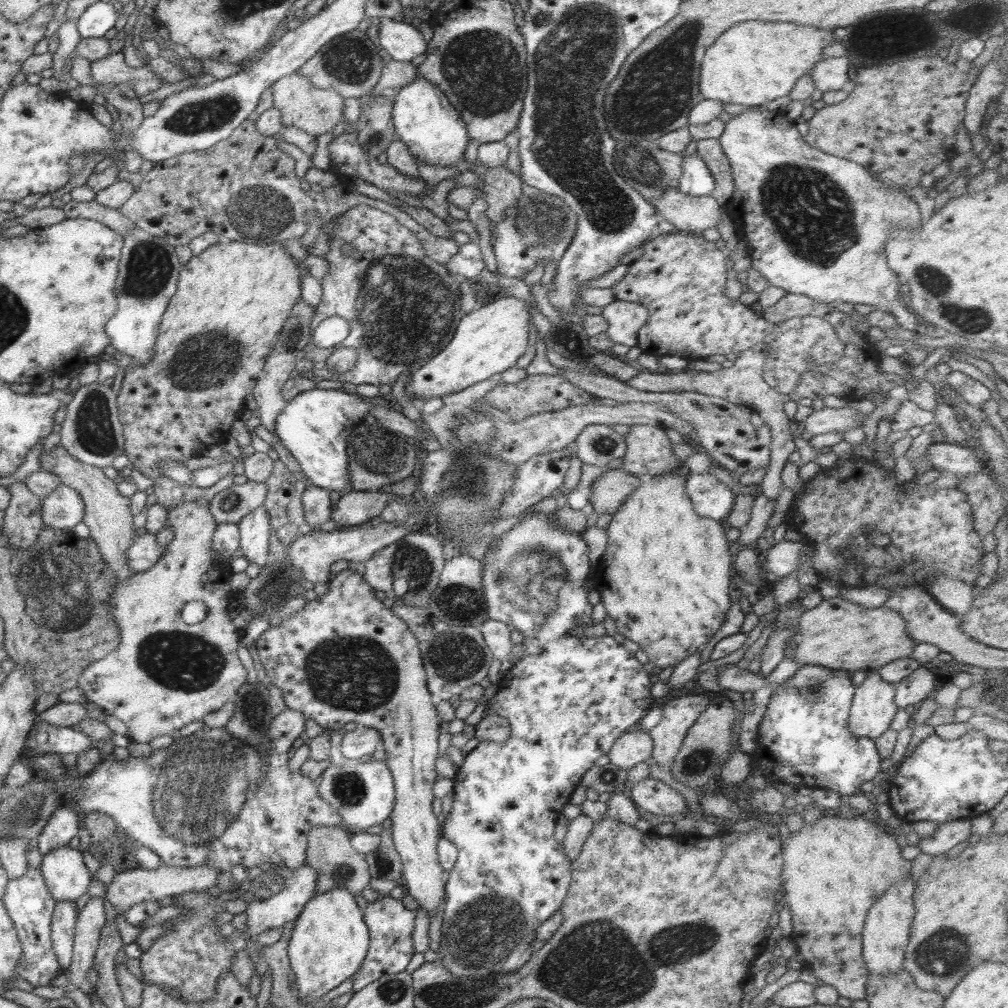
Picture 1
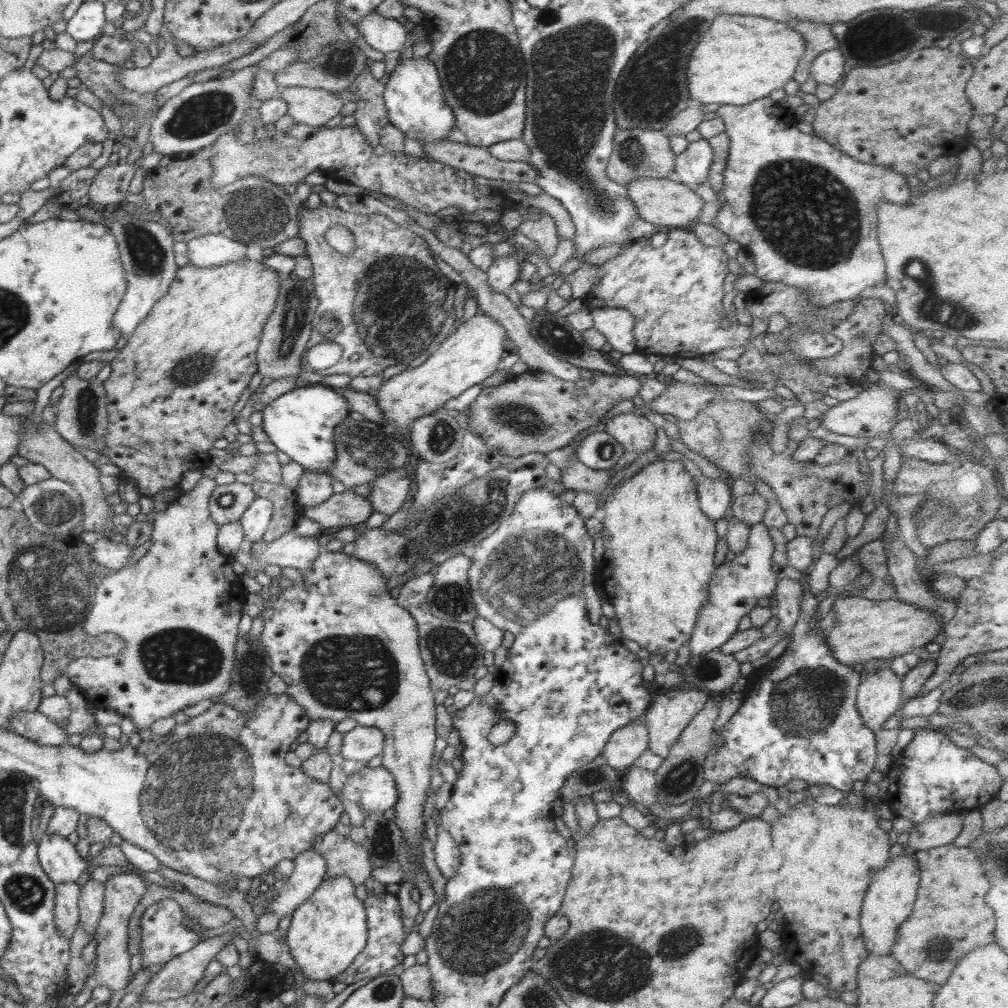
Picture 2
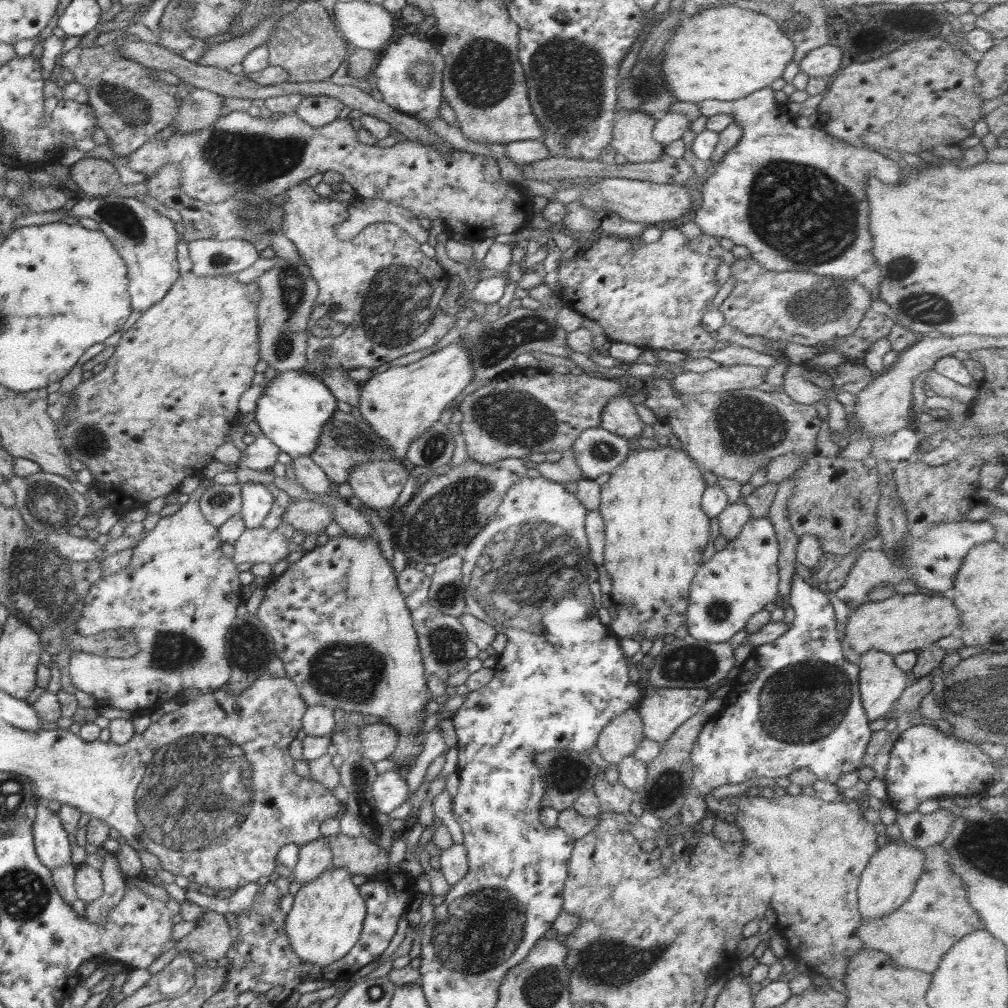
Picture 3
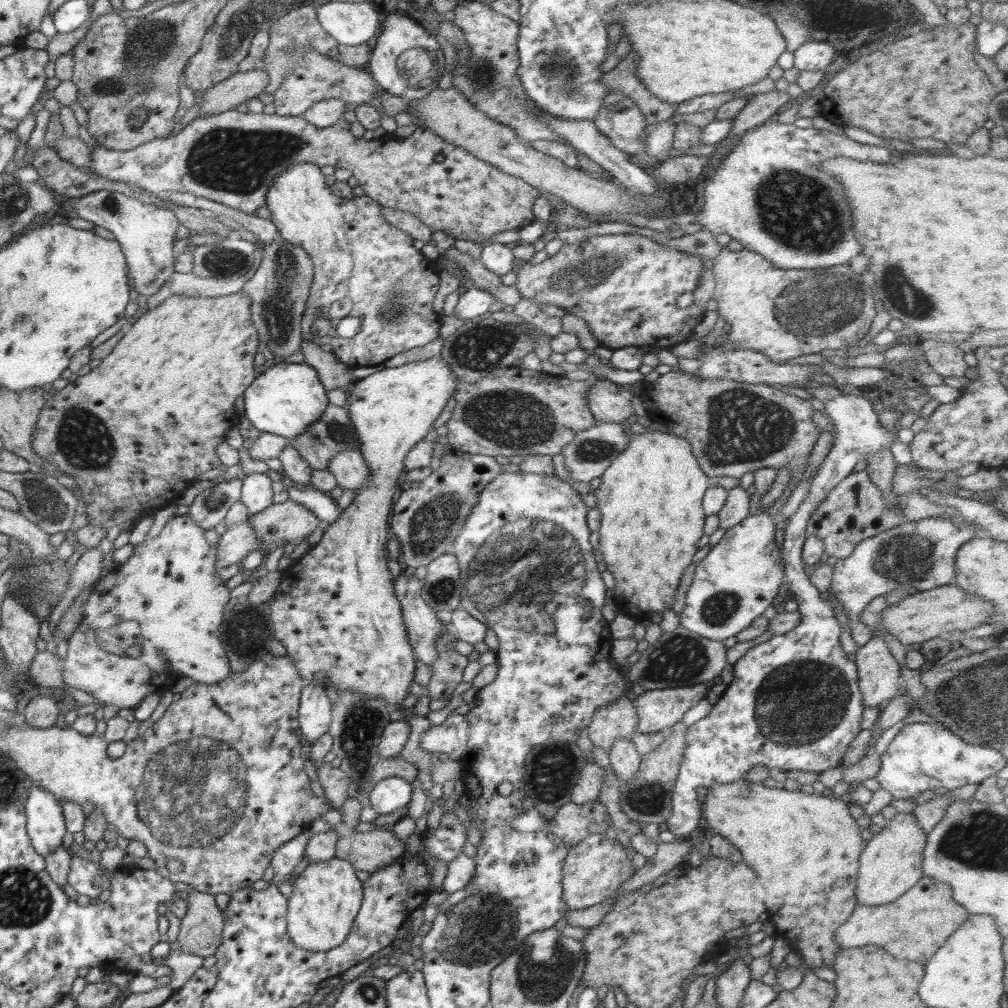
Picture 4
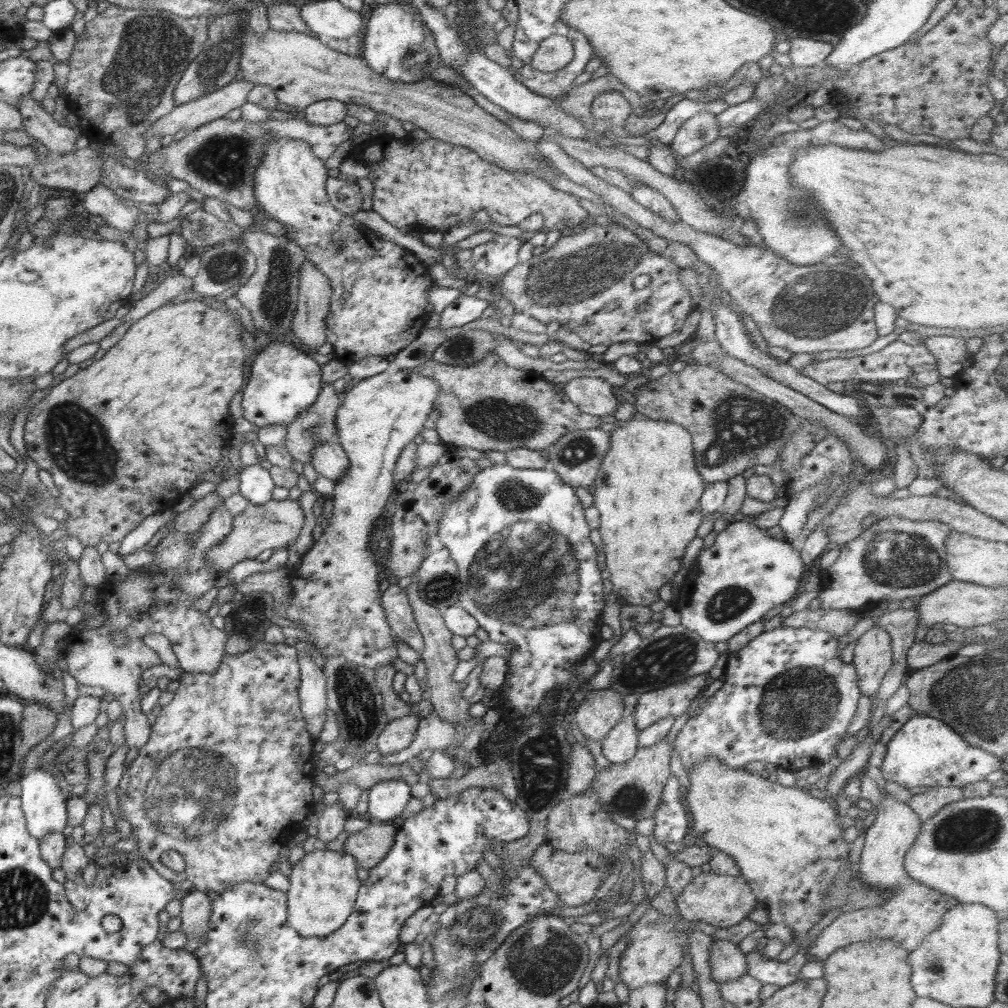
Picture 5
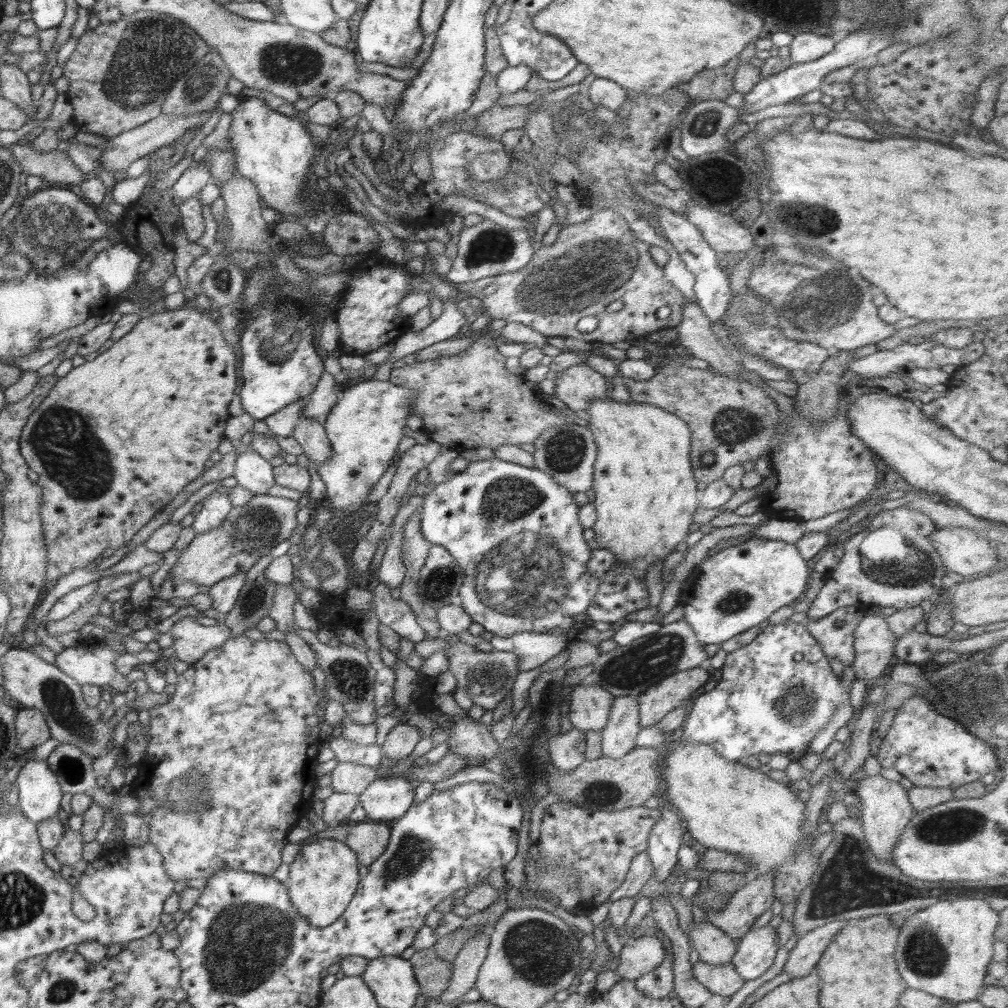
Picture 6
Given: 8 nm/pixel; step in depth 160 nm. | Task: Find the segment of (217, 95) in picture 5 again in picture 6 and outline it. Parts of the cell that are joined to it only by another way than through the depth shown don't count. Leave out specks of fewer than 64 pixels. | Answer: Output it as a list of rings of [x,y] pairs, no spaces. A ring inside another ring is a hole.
[[[205,110],[200,114],[192,116],[183,116],[183,114],[164,114],[161,113],[156,118],[133,128],[125,130],[116,136],[110,137],[105,144],[102,145],[101,166],[106,170],[126,170],[134,160],[146,157],[148,154],[157,151],[162,145],[170,145],[179,139],[188,128],[196,128],[202,126],[210,118],[213,110]]]

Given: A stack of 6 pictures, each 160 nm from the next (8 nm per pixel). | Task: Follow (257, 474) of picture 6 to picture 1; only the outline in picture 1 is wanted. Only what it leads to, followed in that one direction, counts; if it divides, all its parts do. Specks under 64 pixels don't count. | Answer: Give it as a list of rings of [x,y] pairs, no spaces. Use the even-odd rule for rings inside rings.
[[[264,505],[256,507],[239,522],[239,548],[249,563],[264,567],[272,557],[268,550],[271,524]]]

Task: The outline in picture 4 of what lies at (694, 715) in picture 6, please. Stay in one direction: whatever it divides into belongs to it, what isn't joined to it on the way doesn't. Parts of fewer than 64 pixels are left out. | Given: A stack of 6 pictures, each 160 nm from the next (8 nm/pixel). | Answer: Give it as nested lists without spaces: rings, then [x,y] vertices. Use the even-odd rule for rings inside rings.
[[[842,394],[837,397],[832,397],[828,400],[824,400],[824,410],[828,414],[829,422],[833,424],[833,434],[834,441],[832,442],[831,449],[825,457],[822,457],[823,462],[819,465],[817,473],[813,476],[811,480],[808,494],[806,498],[802,501],[802,504],[798,507],[798,510],[789,517],[787,520],[787,525],[784,529],[784,540],[782,540],[782,559],[784,568],[785,580],[790,582],[790,591],[794,595],[794,599],[798,602],[798,612],[801,614],[801,621],[791,630],[779,635],[772,635],[765,643],[760,643],[758,645],[752,646],[748,651],[741,657],[738,658],[737,662],[733,664],[733,680],[727,685],[726,690],[723,695],[717,700],[713,705],[710,712],[704,716],[704,718],[698,720],[691,726],[687,727],[685,732],[686,740],[684,741],[684,757],[681,766],[680,774],[676,784],[674,784],[674,794],[672,794],[672,812],[669,814],[668,820],[664,824],[664,827],[672,832],[676,837],[684,838],[687,834],[694,831],[698,826],[700,819],[702,818],[702,804],[698,799],[697,788],[704,787],[705,789],[710,788],[712,784],[728,784],[728,782],[736,782],[740,779],[744,779],[746,774],[755,766],[762,765],[770,769],[778,769],[779,771],[789,772],[789,771],[801,771],[803,773],[815,772],[818,775],[825,771],[832,770],[842,764],[842,758],[846,756],[847,746],[854,740],[854,737],[860,732],[861,720],[863,715],[863,708],[865,704],[863,703],[863,696],[861,695],[858,677],[857,677],[857,666],[856,663],[846,657],[846,653],[840,644],[840,634],[841,627],[836,620],[835,612],[831,606],[830,601],[824,602],[820,599],[820,591],[816,589],[814,584],[808,579],[810,575],[810,570],[803,564],[803,558],[801,557],[803,551],[804,541],[807,539],[807,522],[810,515],[816,510],[819,502],[823,500],[825,494],[830,492],[830,489],[834,488],[843,478],[846,478],[851,472],[854,466],[860,462],[861,459],[865,458],[866,455],[871,455],[880,449],[889,449],[893,441],[898,437],[898,431],[896,434],[891,434],[890,431],[884,428],[879,422],[879,416],[874,411],[874,407],[870,402],[868,402],[864,397],[859,397],[858,395]]]

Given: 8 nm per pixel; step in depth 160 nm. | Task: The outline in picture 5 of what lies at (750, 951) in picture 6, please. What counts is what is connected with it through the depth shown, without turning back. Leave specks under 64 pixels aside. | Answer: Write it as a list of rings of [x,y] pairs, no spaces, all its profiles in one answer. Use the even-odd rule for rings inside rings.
[[[755,949],[745,955],[747,973],[764,984],[776,984],[779,987],[788,986],[799,978],[799,970],[808,960],[790,960],[788,964],[780,964],[778,959],[765,957]]]

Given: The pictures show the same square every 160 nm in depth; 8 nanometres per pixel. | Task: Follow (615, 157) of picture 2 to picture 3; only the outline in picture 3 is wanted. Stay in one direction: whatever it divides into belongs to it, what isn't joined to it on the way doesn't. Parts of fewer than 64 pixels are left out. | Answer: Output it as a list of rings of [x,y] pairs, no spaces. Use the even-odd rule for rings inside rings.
[[[619,108],[616,119],[610,141],[616,154],[622,154],[630,163],[652,162],[664,154],[664,145],[653,139],[655,118]]]

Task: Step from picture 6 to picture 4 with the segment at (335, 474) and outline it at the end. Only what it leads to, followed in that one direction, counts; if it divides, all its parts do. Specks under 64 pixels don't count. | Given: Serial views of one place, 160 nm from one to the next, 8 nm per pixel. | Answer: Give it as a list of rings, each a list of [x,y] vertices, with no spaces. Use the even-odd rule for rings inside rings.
[[[437,355],[435,358],[423,362],[412,362],[411,364],[404,364],[404,366],[400,366],[399,368],[385,368],[366,376],[366,378],[355,380],[352,383],[352,387],[347,394],[346,410],[350,414],[350,421],[352,421],[352,425],[354,425],[354,429],[356,430],[357,440],[359,441],[359,451],[362,453],[372,473],[372,477],[369,478],[369,483],[366,483],[362,488],[355,491],[355,497],[351,500],[351,503],[347,508],[343,507],[343,511],[337,521],[329,524],[328,529],[323,532],[320,542],[314,547],[308,548],[301,558],[298,558],[291,567],[282,572],[281,584],[278,585],[276,594],[273,596],[272,601],[269,602],[271,611],[268,618],[270,619],[274,636],[286,647],[287,655],[290,657],[292,664],[298,669],[298,674],[301,676],[304,685],[314,683],[326,690],[325,684],[330,682],[332,686],[337,688],[337,692],[352,691],[369,699],[382,699],[392,709],[395,704],[399,704],[402,707],[402,701],[410,694],[408,688],[415,680],[414,673],[417,660],[408,642],[401,606],[399,600],[395,597],[395,584],[394,581],[392,581],[394,578],[392,578],[387,566],[388,541],[386,538],[388,538],[388,536],[386,534],[388,534],[389,516],[393,508],[393,501],[400,489],[400,479],[405,473],[404,459],[408,452],[410,452],[410,449],[428,435],[434,422],[440,417],[442,410],[444,410],[447,403],[452,400],[451,396],[457,387],[457,382],[458,378],[452,372],[452,369],[448,367],[448,363],[444,362],[442,356]]]

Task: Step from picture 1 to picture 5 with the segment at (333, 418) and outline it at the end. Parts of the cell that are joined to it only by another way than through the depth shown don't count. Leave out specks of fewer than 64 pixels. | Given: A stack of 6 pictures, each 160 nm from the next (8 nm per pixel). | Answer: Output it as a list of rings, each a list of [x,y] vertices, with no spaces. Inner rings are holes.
[[[270,340],[250,364],[250,378],[242,390],[243,418],[256,428],[270,424],[288,426],[302,410],[316,402],[322,383],[321,368],[309,355],[295,348],[288,340]]]

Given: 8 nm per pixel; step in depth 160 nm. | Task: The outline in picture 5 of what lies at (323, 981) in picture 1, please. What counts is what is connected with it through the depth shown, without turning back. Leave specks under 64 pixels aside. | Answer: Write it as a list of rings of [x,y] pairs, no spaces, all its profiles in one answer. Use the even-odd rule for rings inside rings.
[[[331,849],[313,850],[293,867],[287,892],[287,925],[302,937],[325,937],[337,931],[354,912],[361,881],[351,854]]]

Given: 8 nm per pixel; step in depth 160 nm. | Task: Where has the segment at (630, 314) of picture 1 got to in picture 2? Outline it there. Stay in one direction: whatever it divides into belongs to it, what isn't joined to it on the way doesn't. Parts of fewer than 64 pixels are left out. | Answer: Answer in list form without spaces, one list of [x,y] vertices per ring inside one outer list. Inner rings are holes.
[[[605,307],[591,312],[594,328],[605,336],[612,351],[623,355],[637,352],[634,339],[634,315],[622,308]]]

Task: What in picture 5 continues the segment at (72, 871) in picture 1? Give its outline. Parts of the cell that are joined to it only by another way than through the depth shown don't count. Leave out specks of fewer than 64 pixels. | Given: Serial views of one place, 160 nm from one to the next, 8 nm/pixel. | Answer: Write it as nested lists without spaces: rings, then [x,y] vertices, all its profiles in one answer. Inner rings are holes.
[[[35,770],[25,774],[20,780],[22,811],[30,836],[40,841],[48,834],[62,833],[67,826],[67,799],[61,792],[62,784],[56,776],[45,770]]]

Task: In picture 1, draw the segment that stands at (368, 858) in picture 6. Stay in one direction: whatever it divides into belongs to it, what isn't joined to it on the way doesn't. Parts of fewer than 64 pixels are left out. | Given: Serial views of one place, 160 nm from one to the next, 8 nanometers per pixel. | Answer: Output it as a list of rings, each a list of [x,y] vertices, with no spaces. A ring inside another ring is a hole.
[[[341,825],[316,826],[308,832],[306,863],[317,874],[317,887],[312,898],[338,887],[346,887],[350,894],[358,895],[369,885],[372,876],[367,866],[367,860],[361,852],[351,846],[350,842],[350,832]]]

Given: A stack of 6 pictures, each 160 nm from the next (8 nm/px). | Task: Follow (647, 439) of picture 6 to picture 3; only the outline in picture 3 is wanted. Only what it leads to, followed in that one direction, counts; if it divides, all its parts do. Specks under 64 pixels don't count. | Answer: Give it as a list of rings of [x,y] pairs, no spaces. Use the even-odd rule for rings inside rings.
[[[662,441],[662,445],[655,449],[642,449],[628,455],[620,464],[616,474],[614,474],[606,483],[601,485],[600,502],[598,511],[602,515],[605,524],[605,547],[604,565],[608,574],[612,578],[611,595],[612,604],[616,606],[619,613],[616,618],[612,619],[608,626],[611,631],[618,636],[618,638],[628,637],[632,638],[633,634],[640,634],[643,638],[653,640],[655,638],[664,638],[666,634],[673,634],[678,630],[686,620],[686,611],[689,603],[689,590],[696,576],[698,570],[704,564],[702,560],[702,553],[706,544],[710,540],[710,517],[702,510],[701,500],[703,492],[707,487],[702,478],[702,469],[691,459],[685,451],[681,449],[674,449],[667,442]]]

